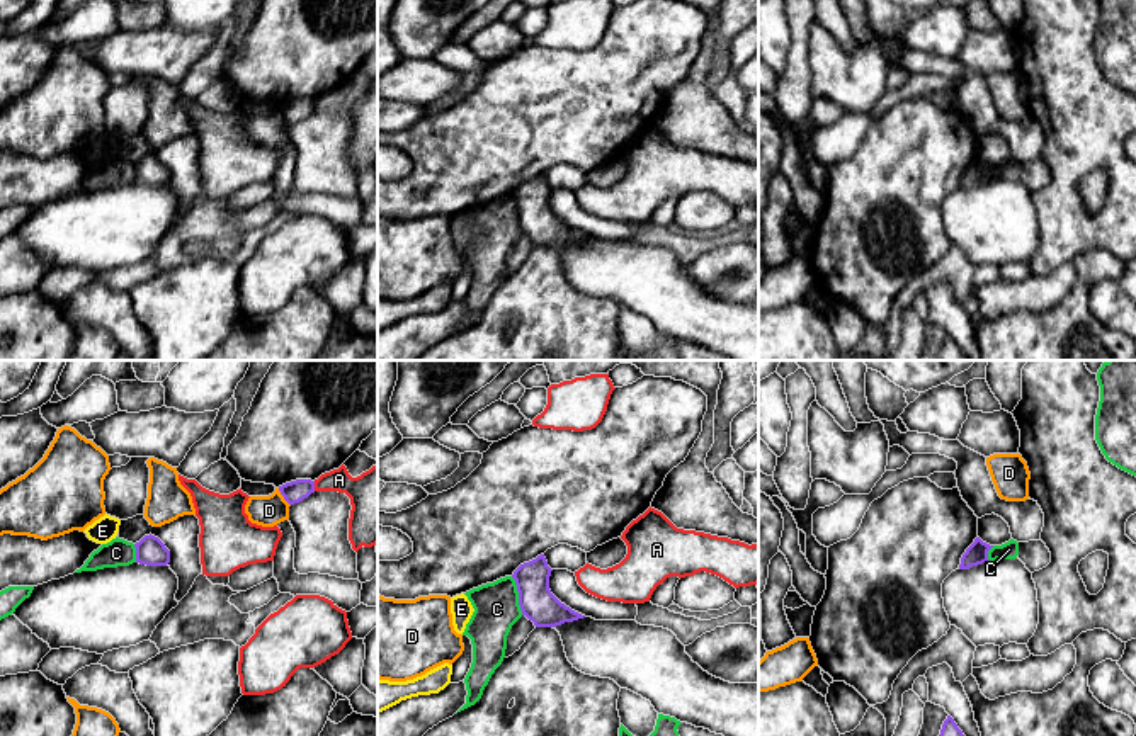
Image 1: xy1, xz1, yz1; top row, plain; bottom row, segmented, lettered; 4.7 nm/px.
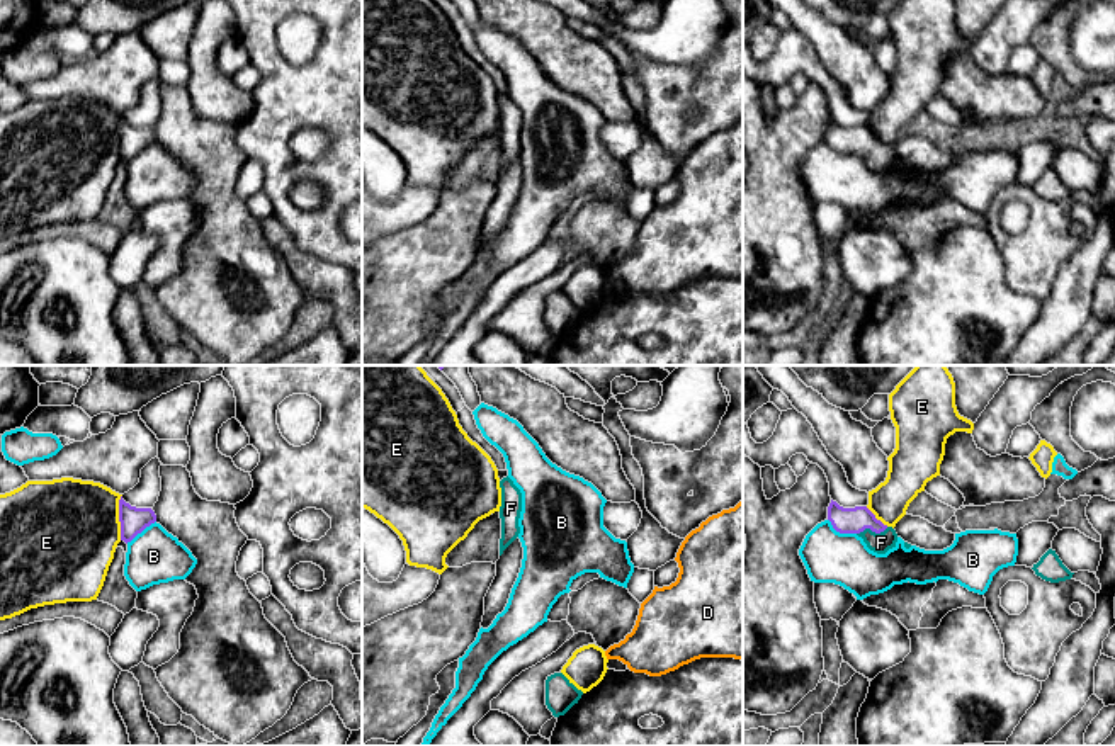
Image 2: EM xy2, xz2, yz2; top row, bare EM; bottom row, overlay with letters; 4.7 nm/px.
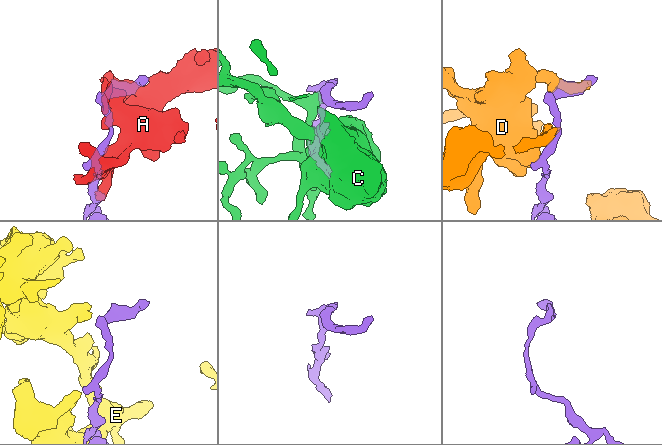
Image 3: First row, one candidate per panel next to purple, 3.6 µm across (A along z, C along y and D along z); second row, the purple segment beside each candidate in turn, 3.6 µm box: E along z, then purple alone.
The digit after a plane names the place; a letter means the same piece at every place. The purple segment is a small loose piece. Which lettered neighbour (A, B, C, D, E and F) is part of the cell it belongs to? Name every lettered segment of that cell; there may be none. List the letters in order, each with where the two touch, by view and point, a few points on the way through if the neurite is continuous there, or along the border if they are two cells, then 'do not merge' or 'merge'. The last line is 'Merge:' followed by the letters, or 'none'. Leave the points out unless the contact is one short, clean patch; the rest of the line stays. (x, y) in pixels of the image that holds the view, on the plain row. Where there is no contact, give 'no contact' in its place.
A: contact xy1 (313, 106); border xy1 (313, 101), (315, 109); do not merge
B: contact yz2 (840, 152); do not merge
C: contact xz1 (519, 215); border xz1 (511, 196), (522, 233); do not merge
D: contact xy1 (283, 114); do not merge
E: contact xy2 (119, 136); border xy2 (121, 114), (119, 158); do not merge
F: contact yz2 (872, 150); way yz2 (845, 140), (860, 140), (872, 150), (881, 162); merge
Merge: F

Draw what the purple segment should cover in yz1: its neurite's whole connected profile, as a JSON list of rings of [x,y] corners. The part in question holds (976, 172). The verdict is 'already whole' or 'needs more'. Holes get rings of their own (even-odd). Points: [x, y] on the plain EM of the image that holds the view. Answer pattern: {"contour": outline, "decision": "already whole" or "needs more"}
{"contour": [[[980,156],[974,158],[974,161],[966,168],[966,172],[961,177],[959,189],[969,189],[973,185],[988,182],[988,170],[993,165],[983,161]]], "decision": "already whole"}

